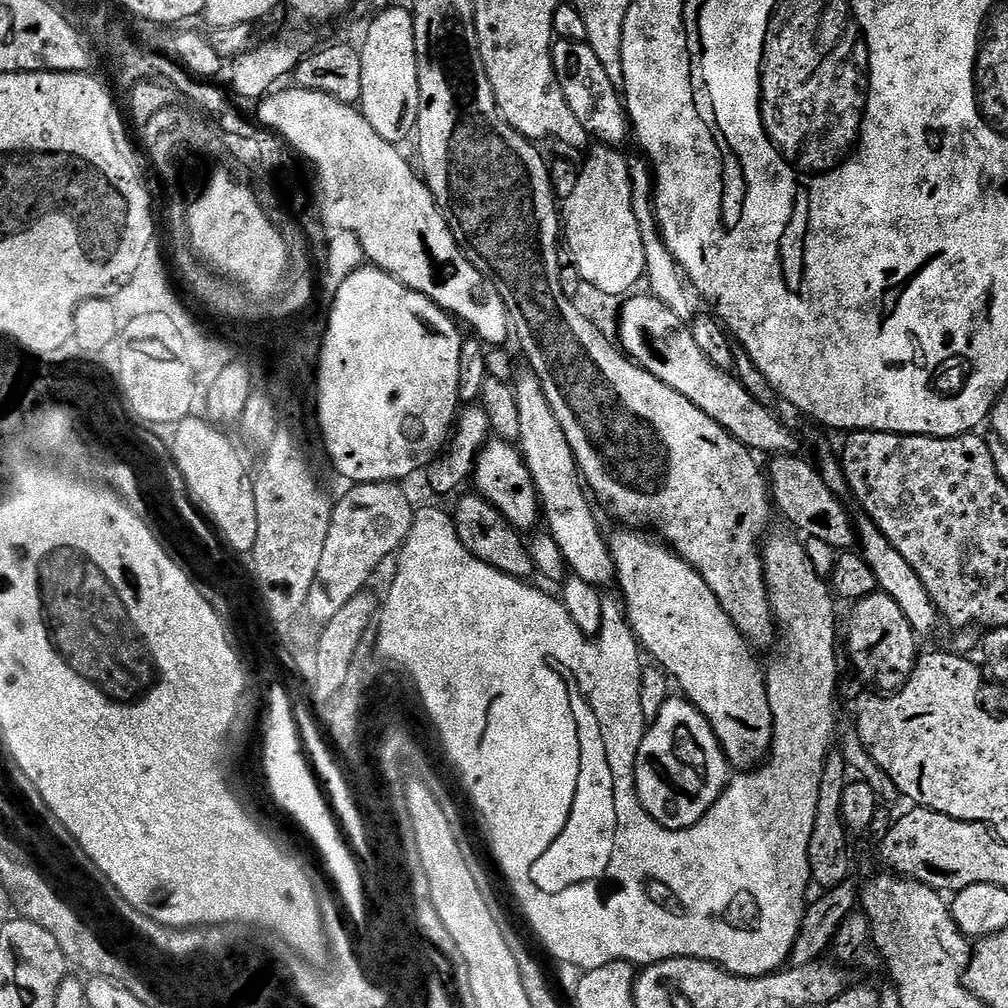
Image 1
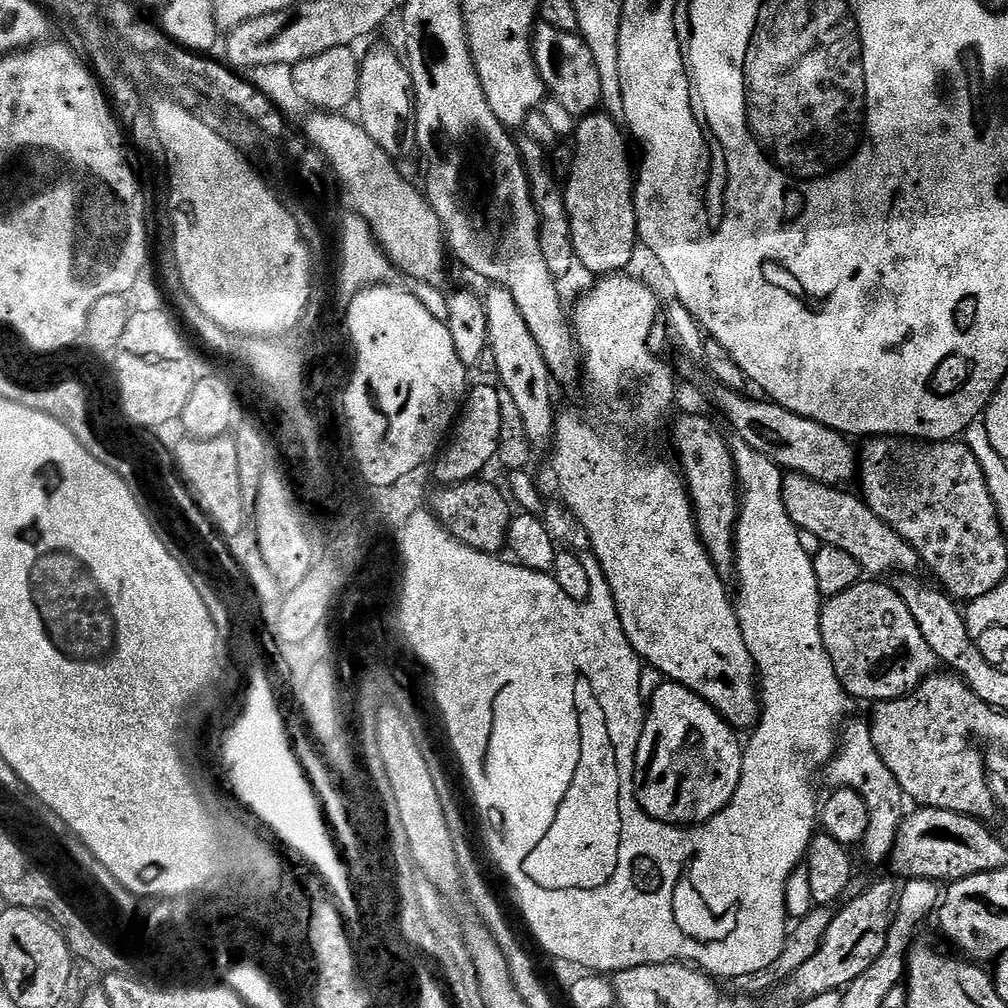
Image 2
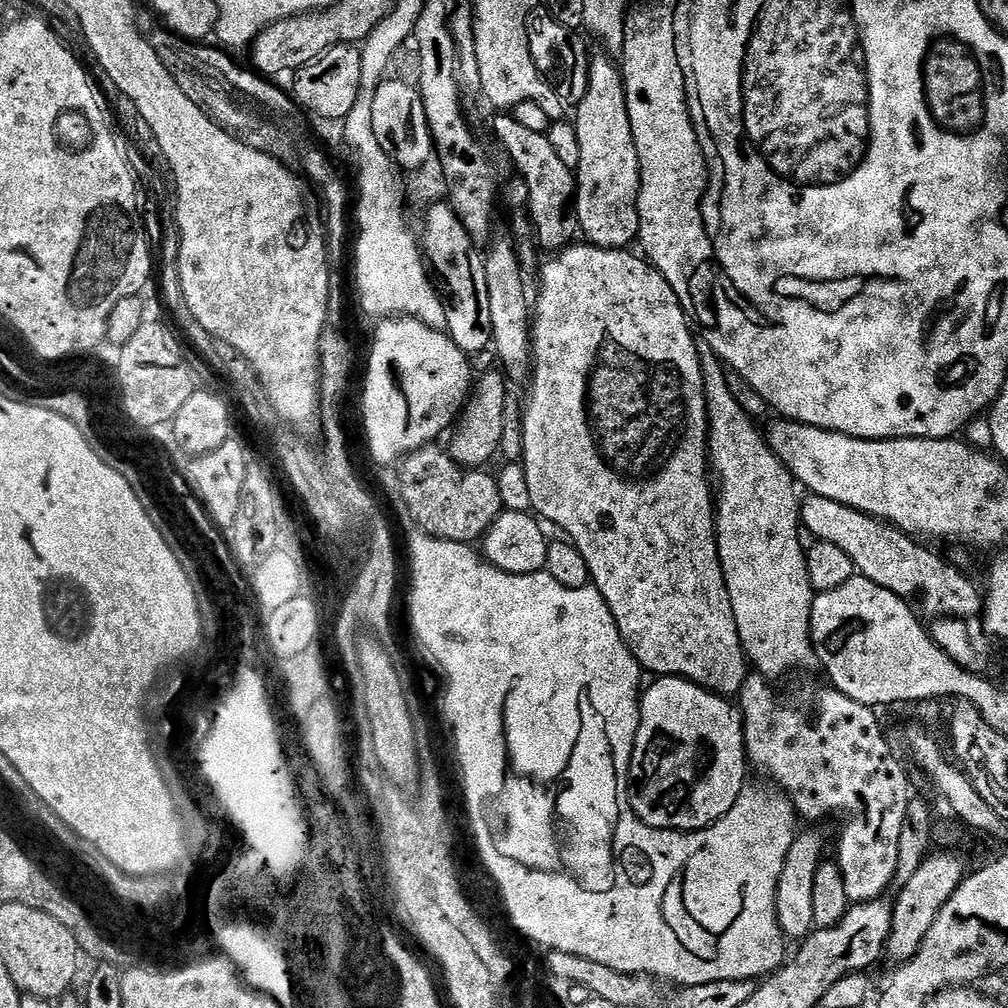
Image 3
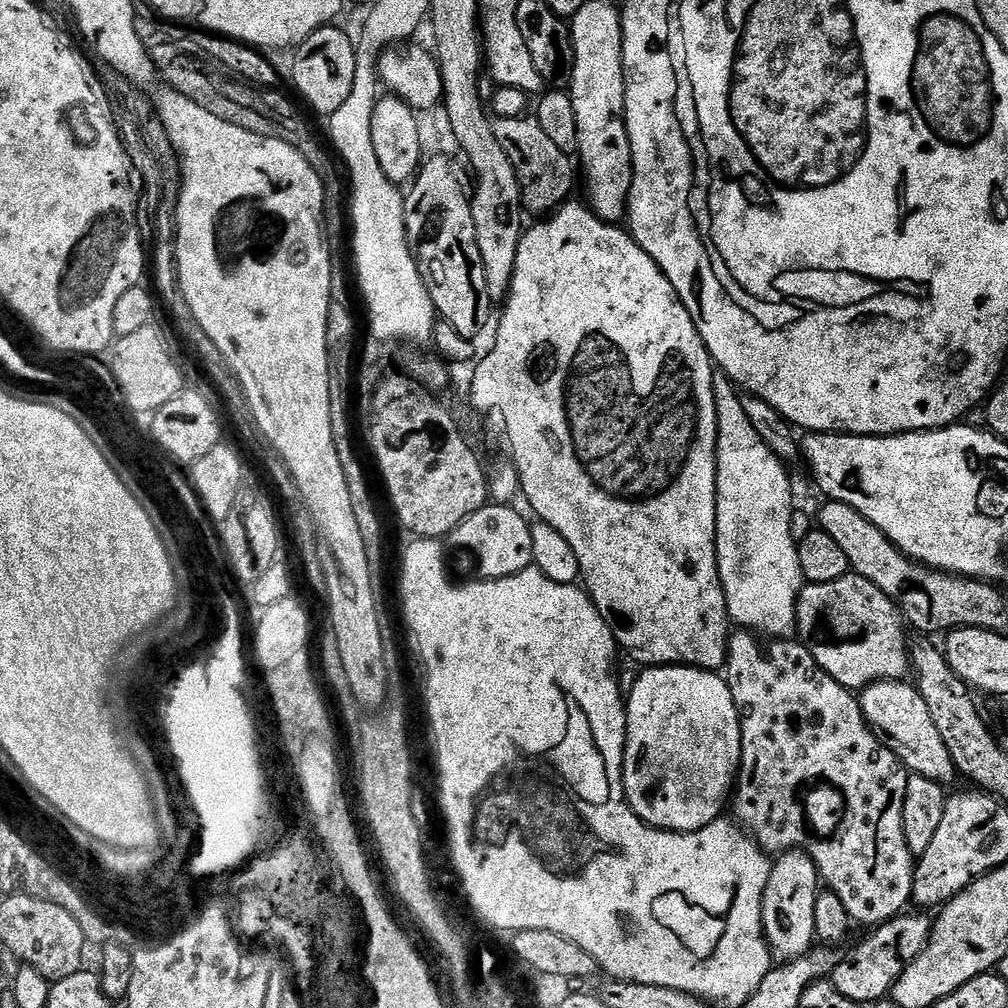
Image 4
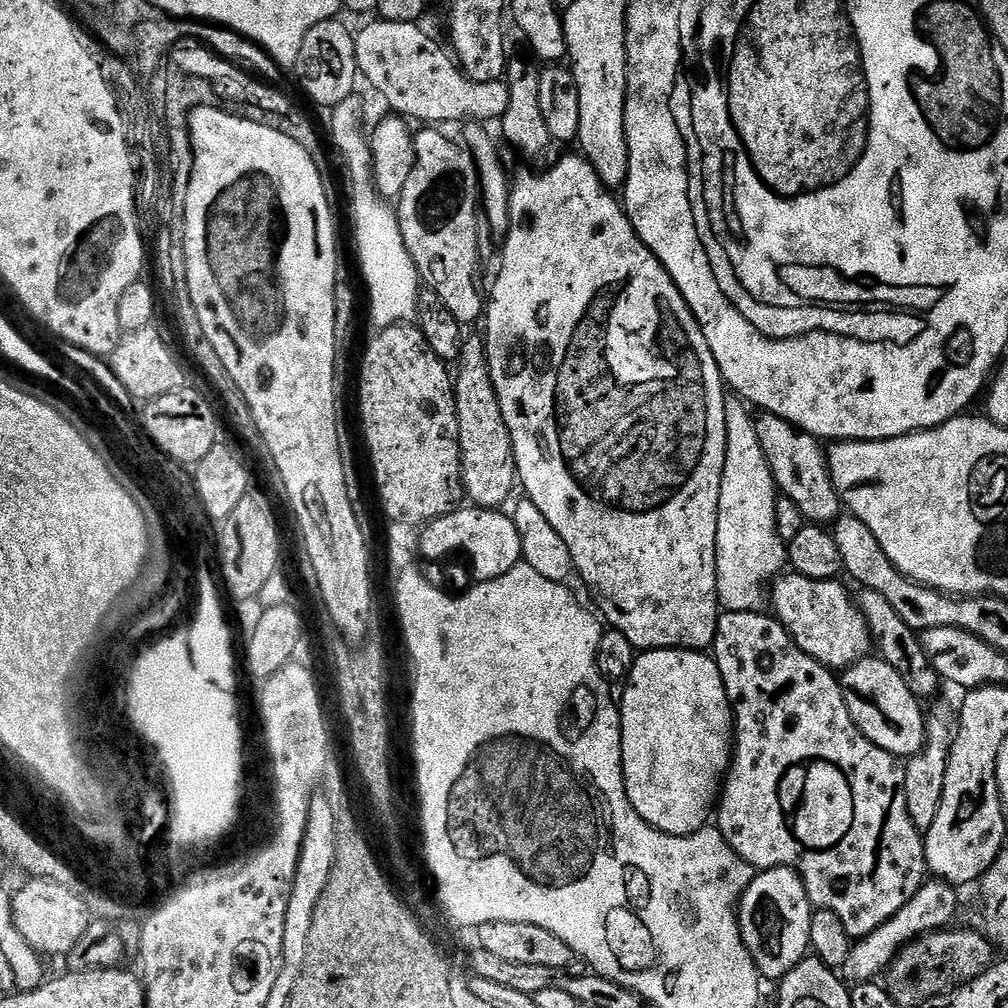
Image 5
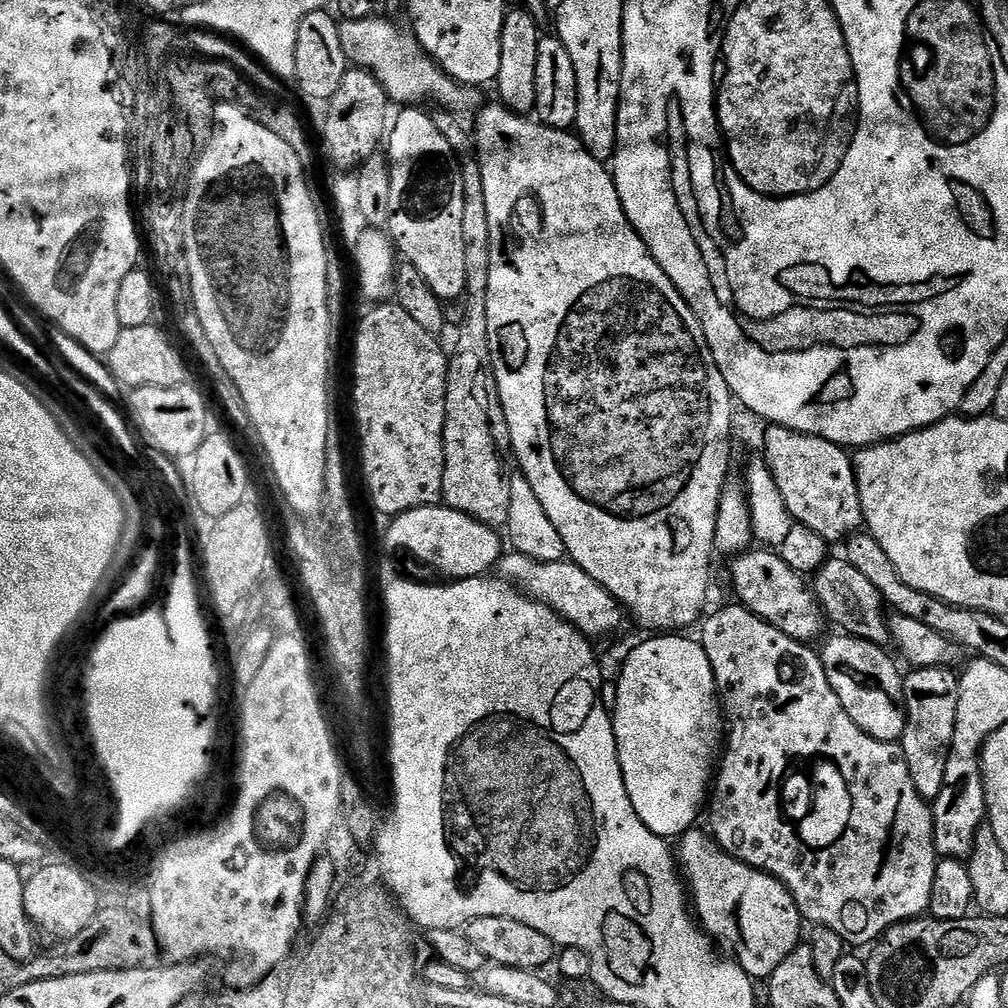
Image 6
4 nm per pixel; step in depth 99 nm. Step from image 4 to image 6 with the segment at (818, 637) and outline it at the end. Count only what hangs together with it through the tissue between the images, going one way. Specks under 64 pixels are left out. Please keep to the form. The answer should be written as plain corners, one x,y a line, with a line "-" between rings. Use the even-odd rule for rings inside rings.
749,550
735,557
736,565
732,568
732,588
736,591
735,599
749,608
758,618
770,622
790,638
801,642
812,642
812,639
826,625
826,615
816,601
816,594
806,583
799,572
790,570
786,562
775,551

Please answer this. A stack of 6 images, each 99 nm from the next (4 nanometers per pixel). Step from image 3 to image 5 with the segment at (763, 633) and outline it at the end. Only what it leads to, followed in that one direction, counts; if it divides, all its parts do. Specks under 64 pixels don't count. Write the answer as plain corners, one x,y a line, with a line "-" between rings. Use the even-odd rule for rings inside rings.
732,394
725,399
726,410
726,466
722,470
722,490
718,494
718,538
716,539
716,589
721,609
729,612
764,612
769,603
770,585
785,571
788,564
788,545
776,528
778,489
770,462
762,454
758,430
749,405

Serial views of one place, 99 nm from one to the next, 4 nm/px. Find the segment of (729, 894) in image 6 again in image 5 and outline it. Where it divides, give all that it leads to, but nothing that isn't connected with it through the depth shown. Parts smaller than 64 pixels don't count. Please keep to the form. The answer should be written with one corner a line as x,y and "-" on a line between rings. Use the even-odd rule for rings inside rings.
766,868
757,871
752,877
750,886
740,898
738,915
740,917
740,933
746,942
746,950
750,958
754,958
754,966
760,971
765,981
779,982
790,970
794,970
805,957
809,955
810,922
813,906
806,894
806,886
800,881
800,876
791,868

